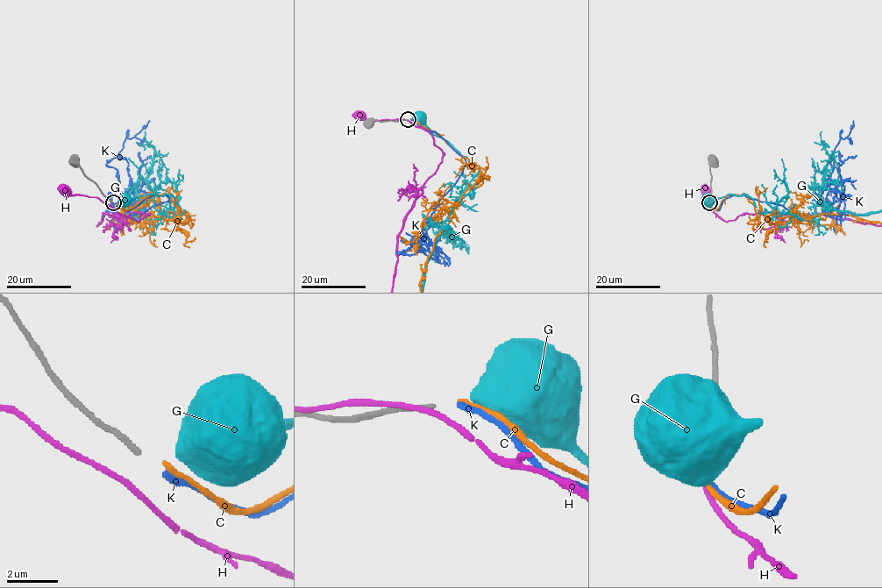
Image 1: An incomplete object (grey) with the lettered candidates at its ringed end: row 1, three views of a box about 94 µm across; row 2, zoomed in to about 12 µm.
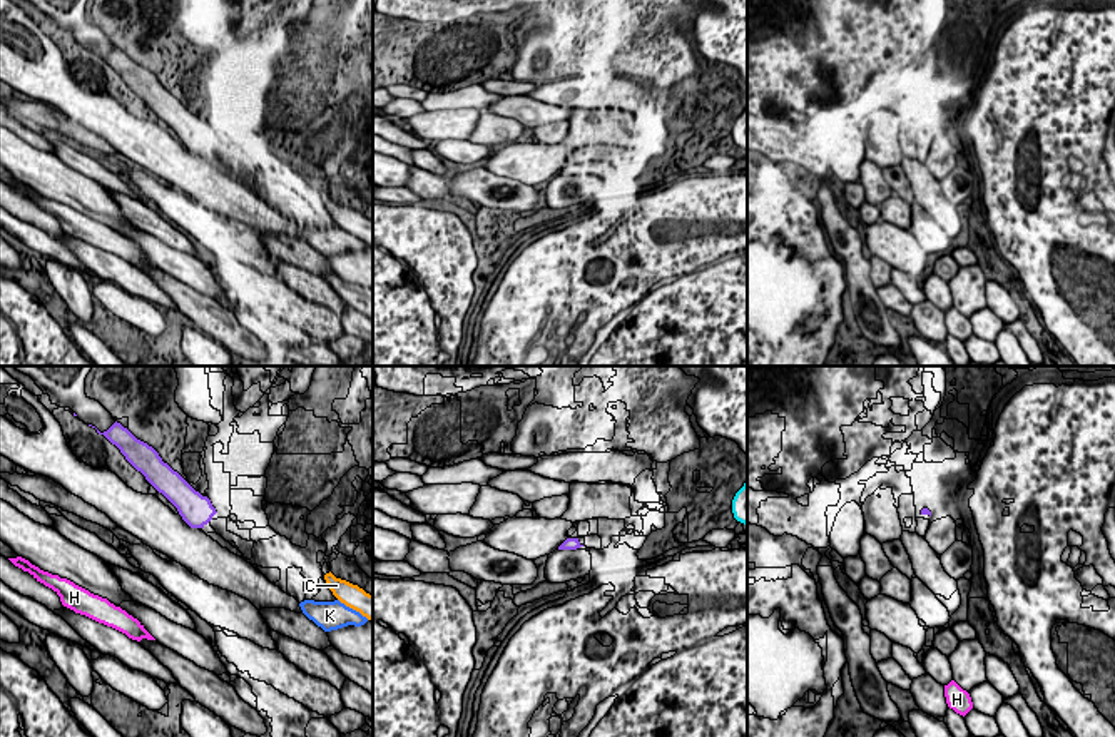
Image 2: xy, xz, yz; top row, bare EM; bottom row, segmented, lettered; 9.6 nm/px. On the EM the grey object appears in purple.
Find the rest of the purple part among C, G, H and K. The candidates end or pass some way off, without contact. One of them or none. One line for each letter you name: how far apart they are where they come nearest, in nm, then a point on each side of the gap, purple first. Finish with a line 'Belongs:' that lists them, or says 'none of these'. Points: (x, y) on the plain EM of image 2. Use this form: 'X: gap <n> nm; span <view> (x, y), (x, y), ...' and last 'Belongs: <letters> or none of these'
K: gap 1200 nm; span xy (211, 144), (300, 229)
Belongs: K

